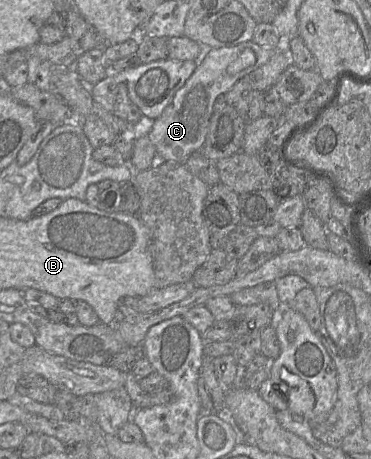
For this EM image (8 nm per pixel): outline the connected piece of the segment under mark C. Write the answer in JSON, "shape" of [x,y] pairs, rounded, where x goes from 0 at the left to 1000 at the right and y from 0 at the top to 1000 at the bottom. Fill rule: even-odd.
{"shape":[[[679,87],[612,102],[547,102],[528,150],[480,194],[434,251],[410,268],[402,301],[431,349],[493,355],[518,333],[536,329],[553,309],[580,220],[639,176],[714,139],[749,105],[717,105]]]}

